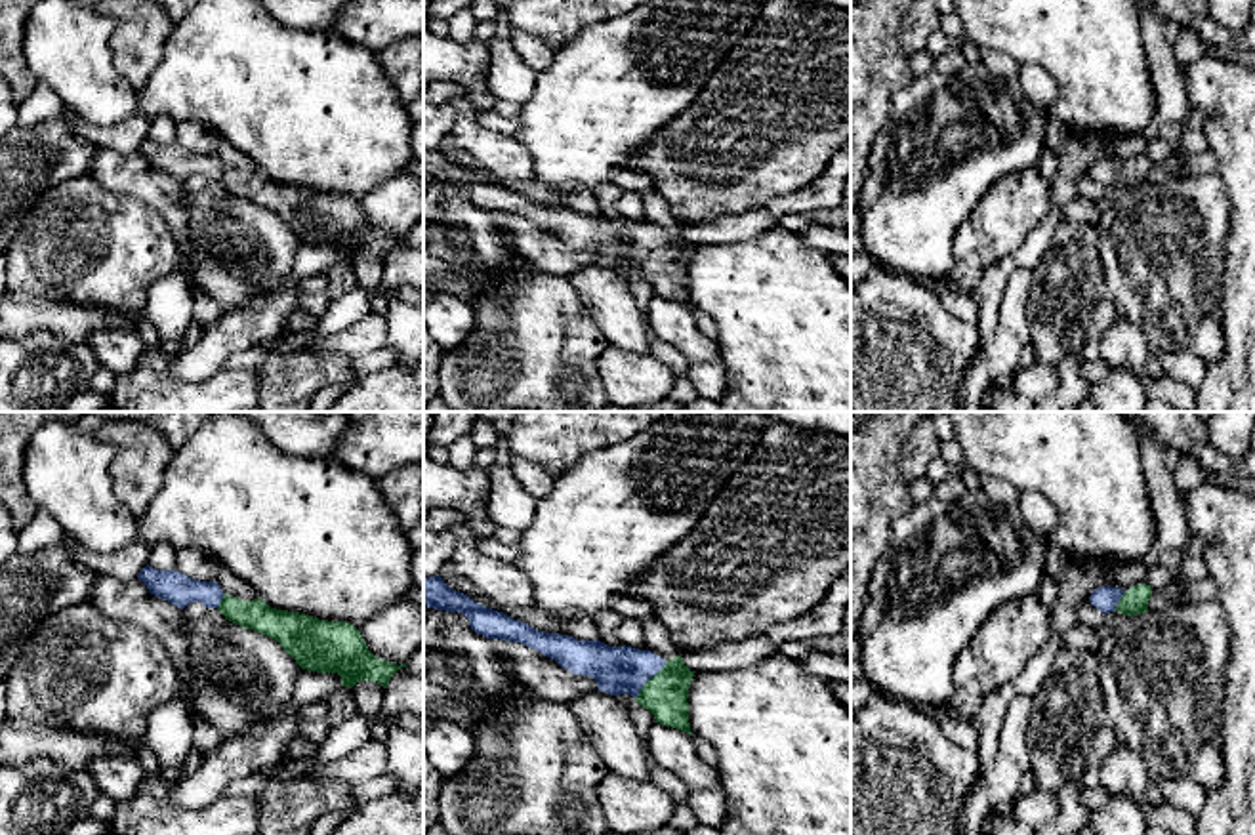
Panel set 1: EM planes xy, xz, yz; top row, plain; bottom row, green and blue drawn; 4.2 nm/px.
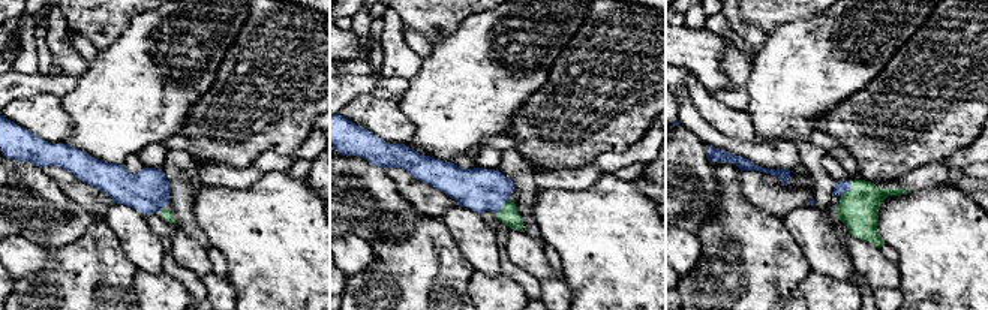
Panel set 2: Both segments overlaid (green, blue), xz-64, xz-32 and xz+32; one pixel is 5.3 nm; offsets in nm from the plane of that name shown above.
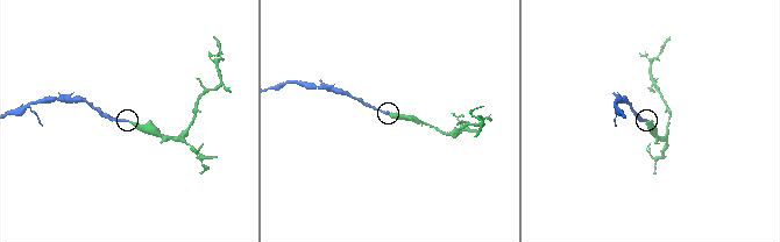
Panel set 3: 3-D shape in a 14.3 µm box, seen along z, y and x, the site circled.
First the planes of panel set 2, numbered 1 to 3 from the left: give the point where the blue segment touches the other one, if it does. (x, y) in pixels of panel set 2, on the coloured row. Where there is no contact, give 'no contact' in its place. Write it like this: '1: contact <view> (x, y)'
1: contact xz-64 (162, 210)
2: contact xz-32 (502, 205)
3: contact xz+32 (850, 189)

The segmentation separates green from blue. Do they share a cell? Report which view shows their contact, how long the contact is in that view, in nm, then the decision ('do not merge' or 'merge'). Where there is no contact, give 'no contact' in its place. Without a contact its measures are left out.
xz | 200 nm | merge

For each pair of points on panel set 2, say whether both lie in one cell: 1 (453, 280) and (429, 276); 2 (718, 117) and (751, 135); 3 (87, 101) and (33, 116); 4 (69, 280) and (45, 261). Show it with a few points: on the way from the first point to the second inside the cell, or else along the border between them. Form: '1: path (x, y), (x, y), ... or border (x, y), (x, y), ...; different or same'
1: path (447, 280), (435, 280); same
2: path (726, 120), (744, 131); same
3: border (59, 99), (72, 125), (72, 134), (66, 143); different
4: border (48, 249), (56, 265), (20, 277); different

